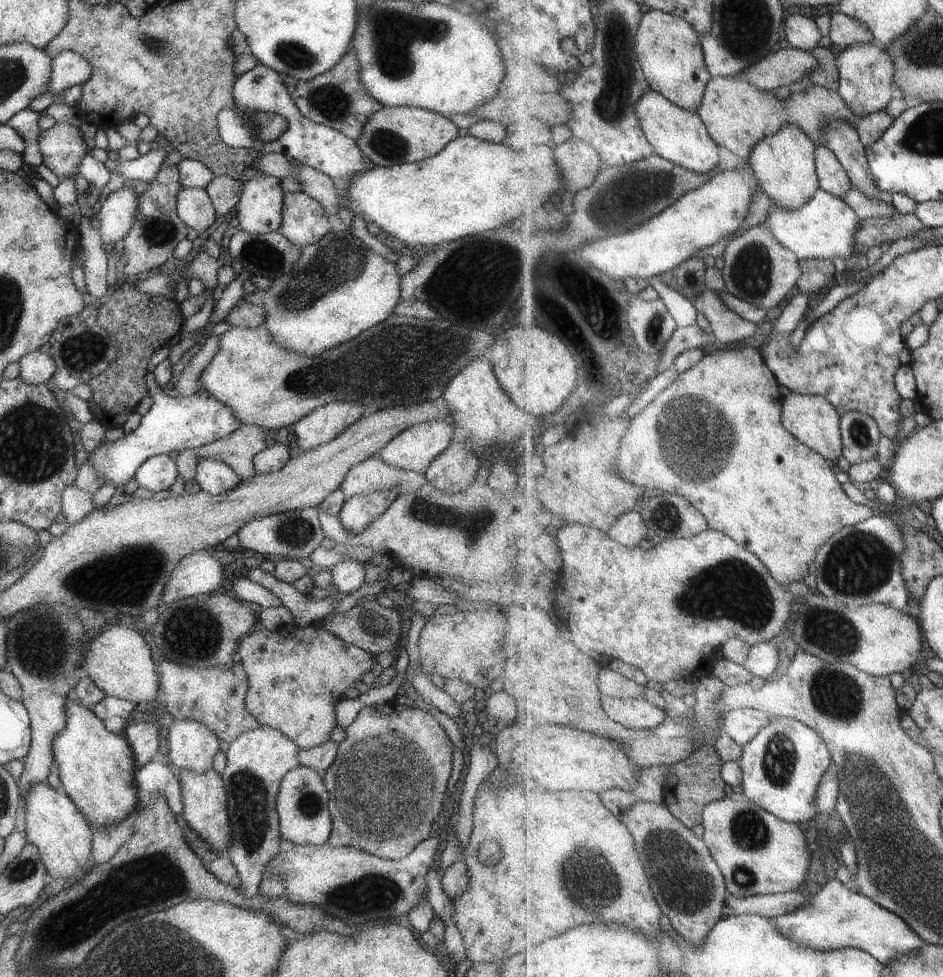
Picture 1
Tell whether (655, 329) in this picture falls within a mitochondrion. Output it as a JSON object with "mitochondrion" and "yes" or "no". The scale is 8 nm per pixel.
{"mitochondrion":"yes"}

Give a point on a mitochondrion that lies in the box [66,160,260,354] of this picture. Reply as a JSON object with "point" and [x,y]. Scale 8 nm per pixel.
{"point":[158,232]}

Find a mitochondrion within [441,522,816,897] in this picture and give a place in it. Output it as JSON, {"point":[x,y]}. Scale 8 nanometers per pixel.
{"point":[749,602]}

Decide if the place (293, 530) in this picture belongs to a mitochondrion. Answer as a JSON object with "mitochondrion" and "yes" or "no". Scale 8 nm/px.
{"mitochondrion":"yes"}

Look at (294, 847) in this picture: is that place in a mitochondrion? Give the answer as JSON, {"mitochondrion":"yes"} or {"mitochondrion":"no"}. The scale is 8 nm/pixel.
{"mitochondrion":"no"}

